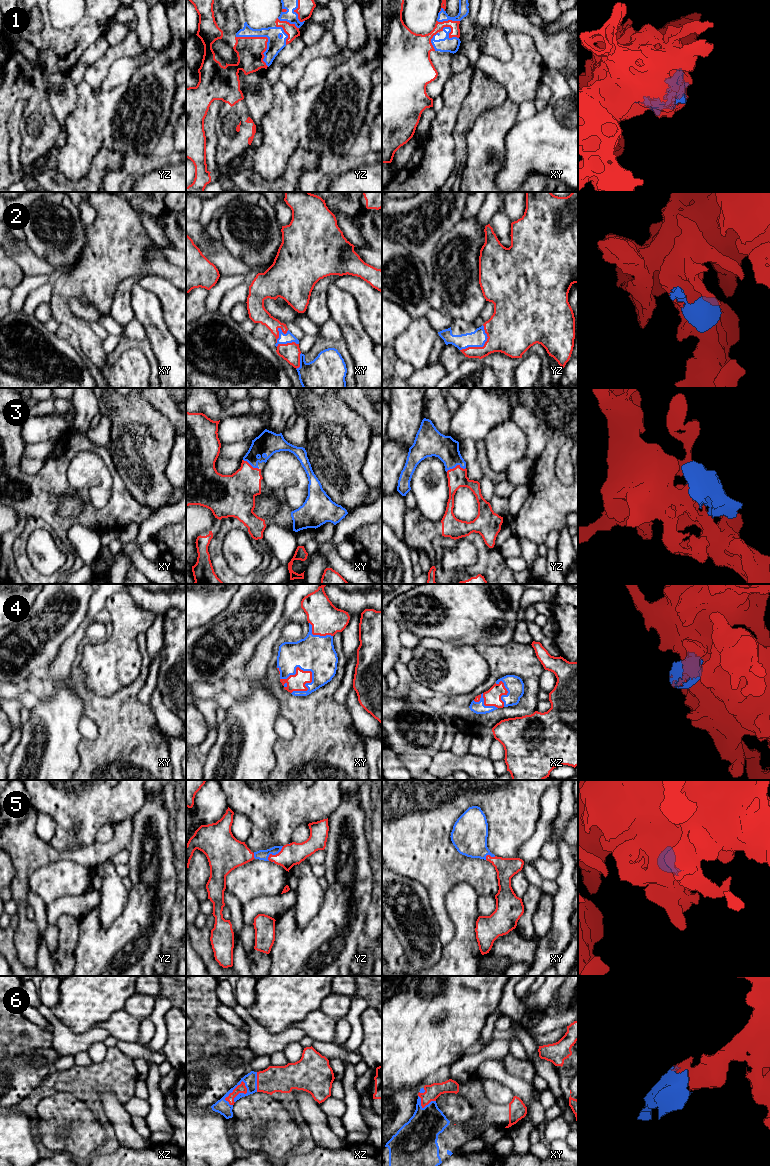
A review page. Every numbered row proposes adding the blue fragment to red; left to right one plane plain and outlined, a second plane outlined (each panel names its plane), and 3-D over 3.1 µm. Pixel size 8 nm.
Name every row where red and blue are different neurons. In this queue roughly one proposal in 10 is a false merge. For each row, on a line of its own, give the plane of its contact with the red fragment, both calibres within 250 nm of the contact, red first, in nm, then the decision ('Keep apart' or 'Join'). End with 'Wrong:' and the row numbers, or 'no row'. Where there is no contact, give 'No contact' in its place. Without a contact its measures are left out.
1: Touches red in yz. Thickness 220 nm (red) against 140 nm. Join
2: Touches red in xy. Thickness 110 nm (red) against 80 nm. Join
3: Touches red in yz. Thickness 160 nm (red) against 190 nm. Join
4: Touches red in xy. Thickness 130 nm (red) against 300 nm. Join
5: Touches red in yz. Thickness 180 nm (red) against 80 nm. Join
6: Touches red in xz. Thickness 70 nm (red) against 120 nm. Join
Wrong: no row

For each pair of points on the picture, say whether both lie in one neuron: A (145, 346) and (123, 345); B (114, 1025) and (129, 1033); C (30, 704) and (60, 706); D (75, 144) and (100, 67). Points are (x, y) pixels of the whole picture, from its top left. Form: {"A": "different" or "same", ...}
{"A": "same", "B": "same", "C": "different", "D": "same"}

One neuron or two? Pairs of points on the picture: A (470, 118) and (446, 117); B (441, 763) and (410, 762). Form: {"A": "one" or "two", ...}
{"A": "two", "B": "two"}

